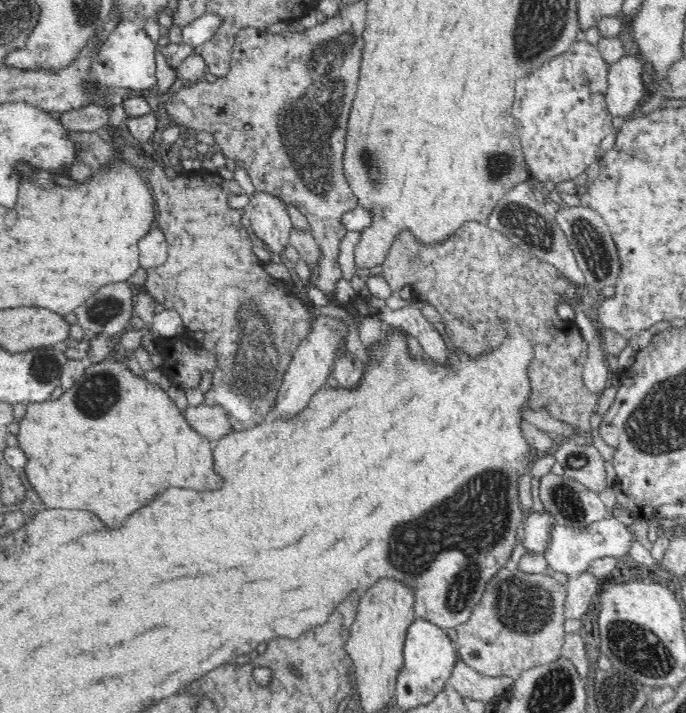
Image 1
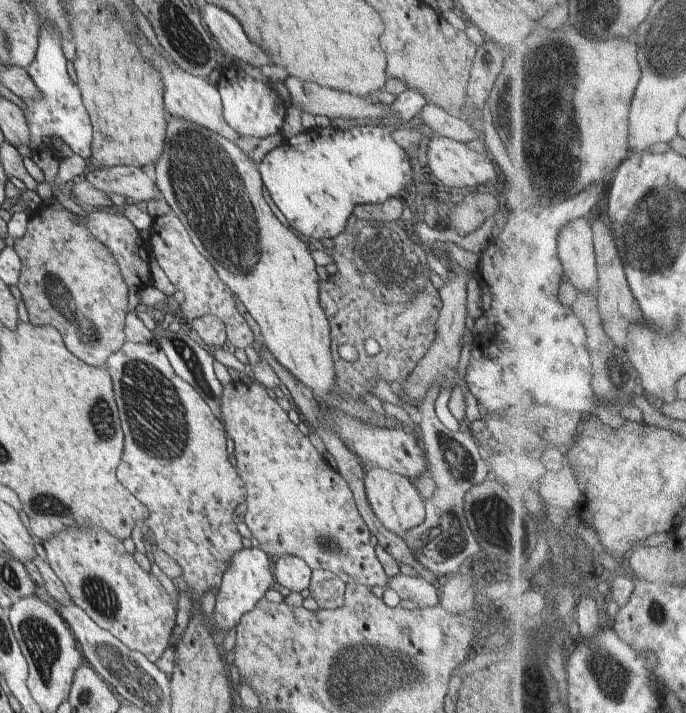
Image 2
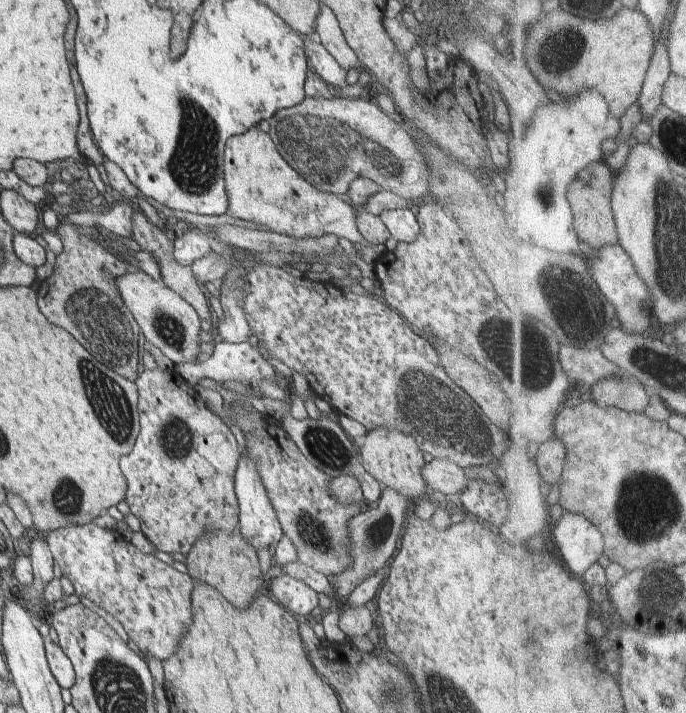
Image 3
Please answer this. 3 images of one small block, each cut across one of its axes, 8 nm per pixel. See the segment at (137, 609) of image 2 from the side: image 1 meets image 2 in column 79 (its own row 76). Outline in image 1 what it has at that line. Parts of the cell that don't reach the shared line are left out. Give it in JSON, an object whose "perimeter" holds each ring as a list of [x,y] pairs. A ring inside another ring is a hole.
{"perimeter":[[[586,40],[576,41],[568,50],[543,62],[529,75],[520,77],[515,86],[513,117],[530,175],[539,183],[570,181],[596,160],[600,142],[612,132],[612,116],[608,114],[605,93],[608,90],[608,62],[598,52],[597,45]]]}

